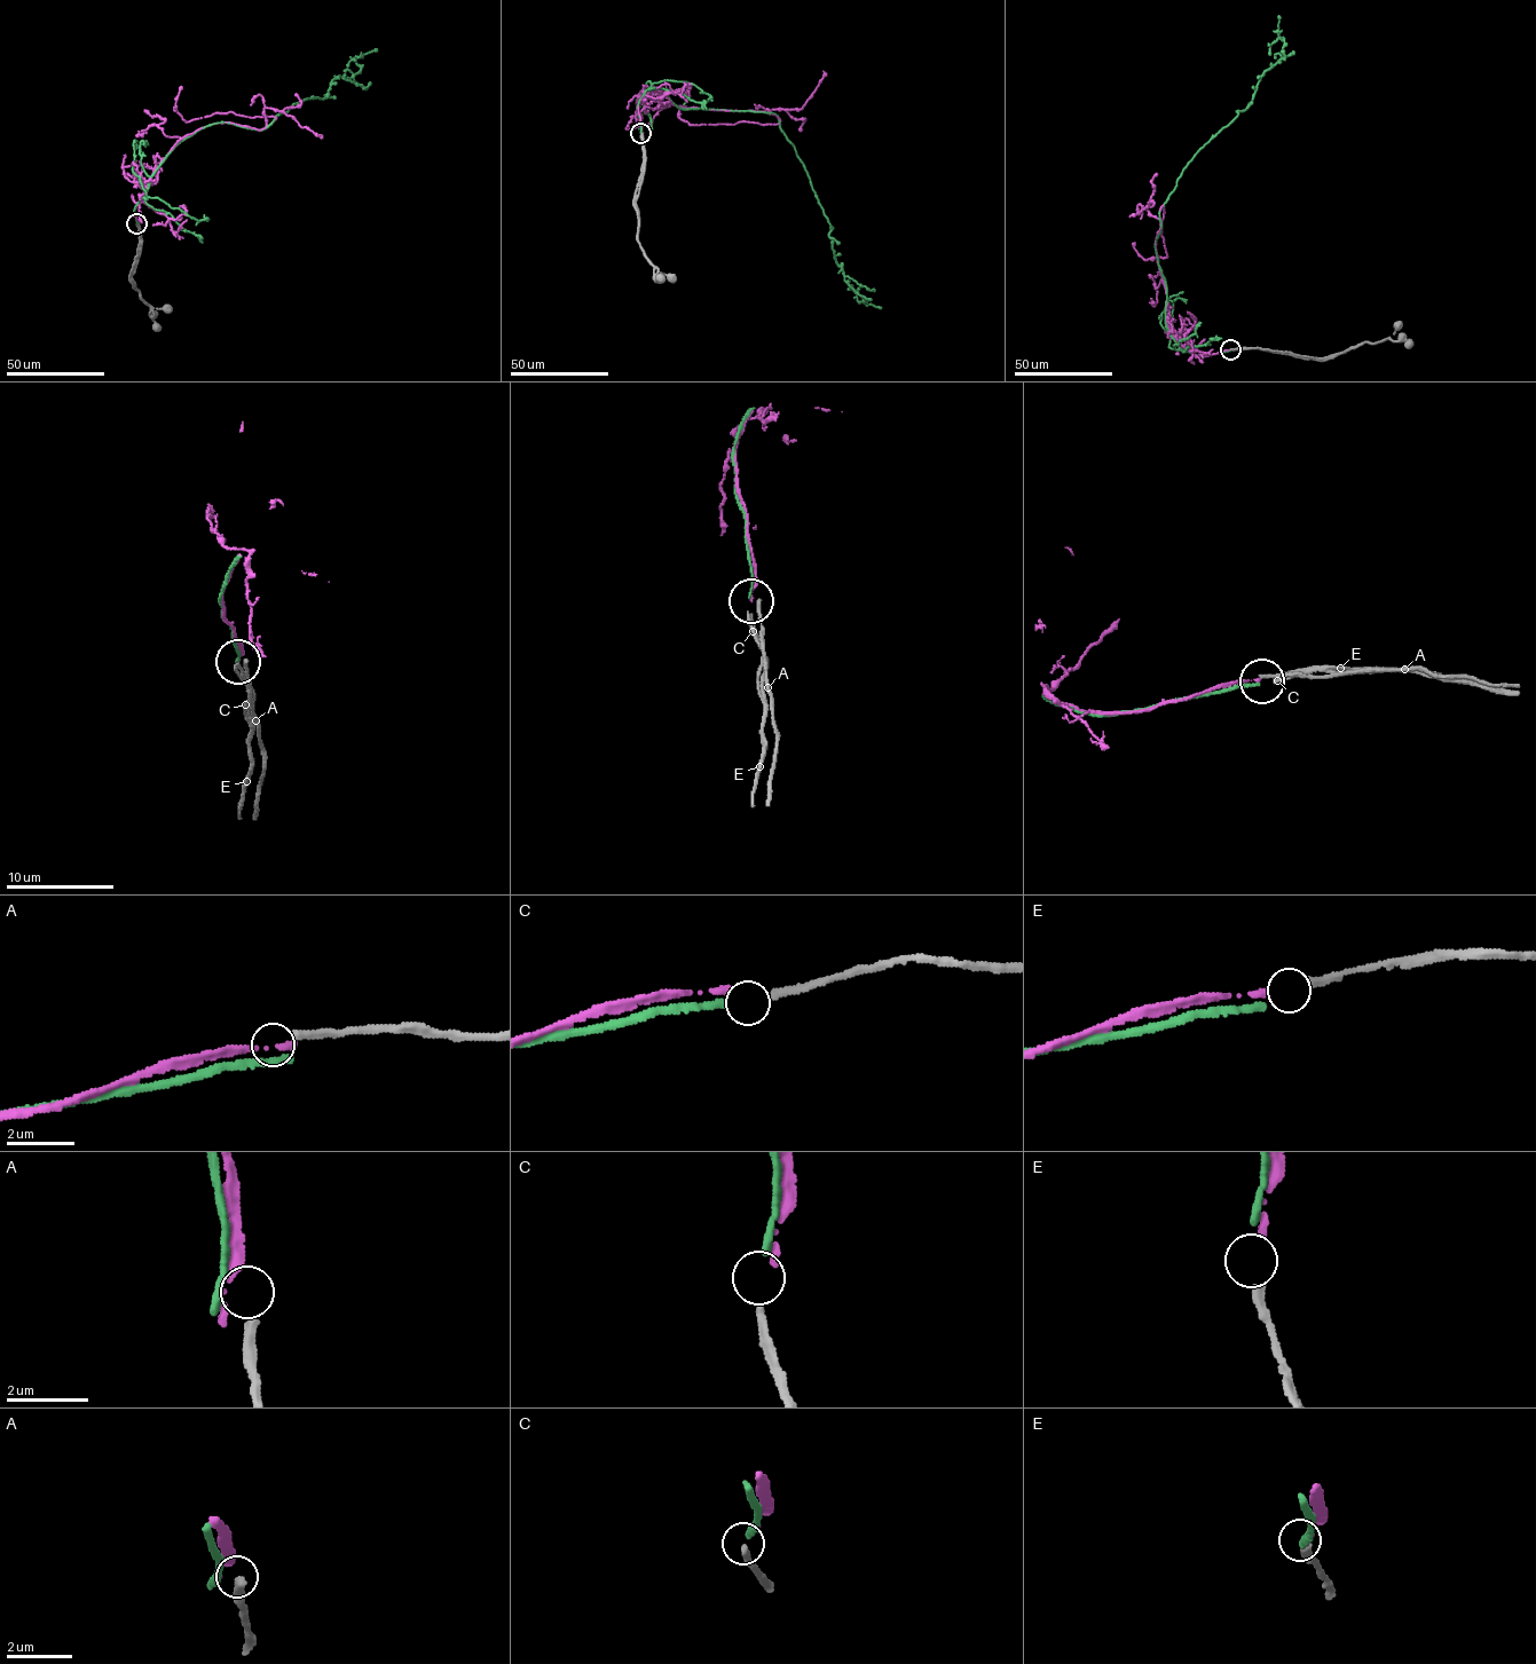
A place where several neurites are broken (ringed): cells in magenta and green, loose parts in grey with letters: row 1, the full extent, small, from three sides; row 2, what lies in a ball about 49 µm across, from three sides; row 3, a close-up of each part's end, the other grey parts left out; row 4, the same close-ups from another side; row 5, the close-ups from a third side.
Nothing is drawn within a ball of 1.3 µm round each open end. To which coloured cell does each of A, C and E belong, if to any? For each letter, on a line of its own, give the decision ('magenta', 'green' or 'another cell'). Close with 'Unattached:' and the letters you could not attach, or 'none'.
A: another cell
C: green
E: magenta
Unattached: A

